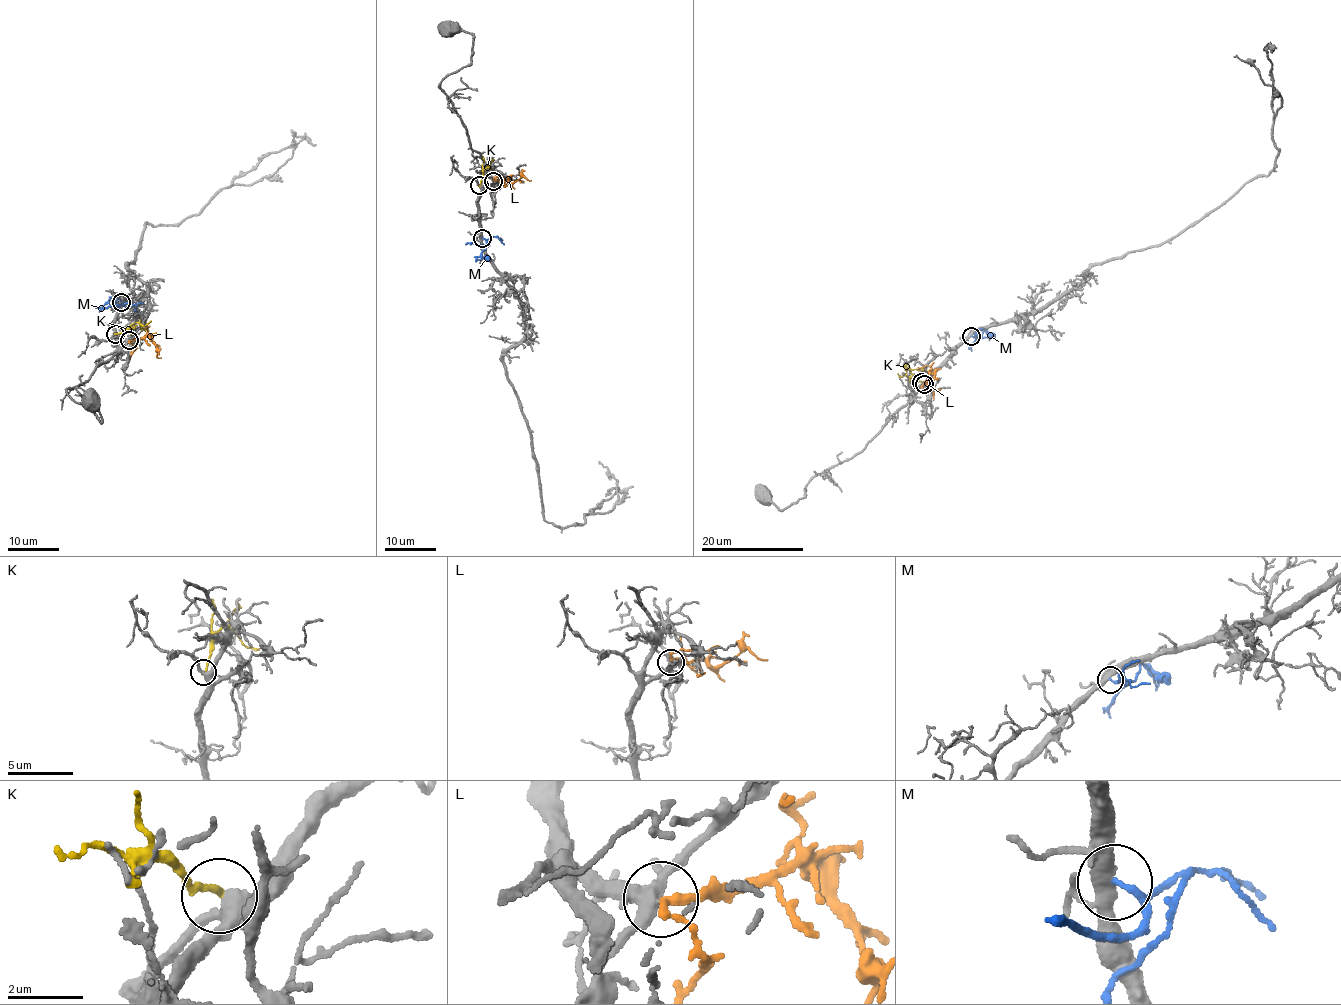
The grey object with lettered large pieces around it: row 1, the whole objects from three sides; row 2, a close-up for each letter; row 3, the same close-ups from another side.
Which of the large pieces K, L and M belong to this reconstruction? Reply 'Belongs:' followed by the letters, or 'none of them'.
Belongs: L

